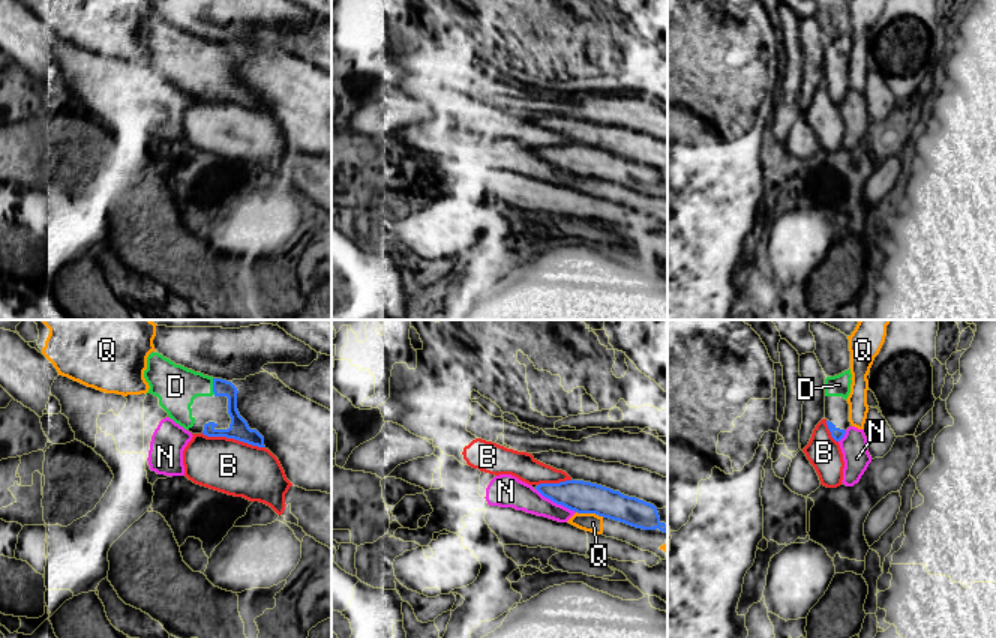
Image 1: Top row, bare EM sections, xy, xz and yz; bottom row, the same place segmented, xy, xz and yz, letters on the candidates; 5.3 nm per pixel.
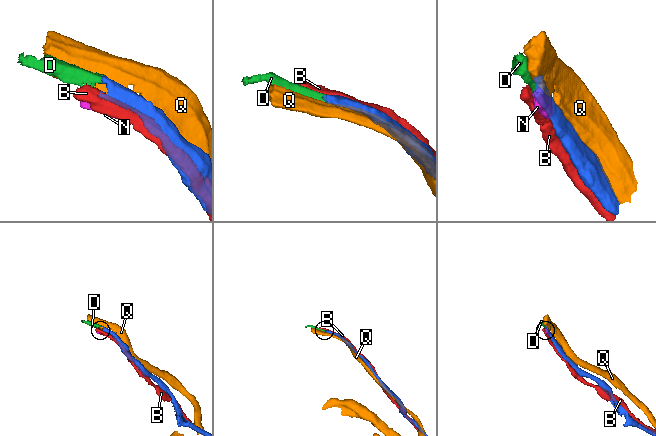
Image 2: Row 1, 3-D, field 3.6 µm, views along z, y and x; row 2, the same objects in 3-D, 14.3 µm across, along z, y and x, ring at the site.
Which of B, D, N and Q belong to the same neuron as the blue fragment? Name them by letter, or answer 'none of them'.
D

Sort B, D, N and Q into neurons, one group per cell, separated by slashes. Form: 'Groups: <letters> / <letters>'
Groups: B / D / N / Q

